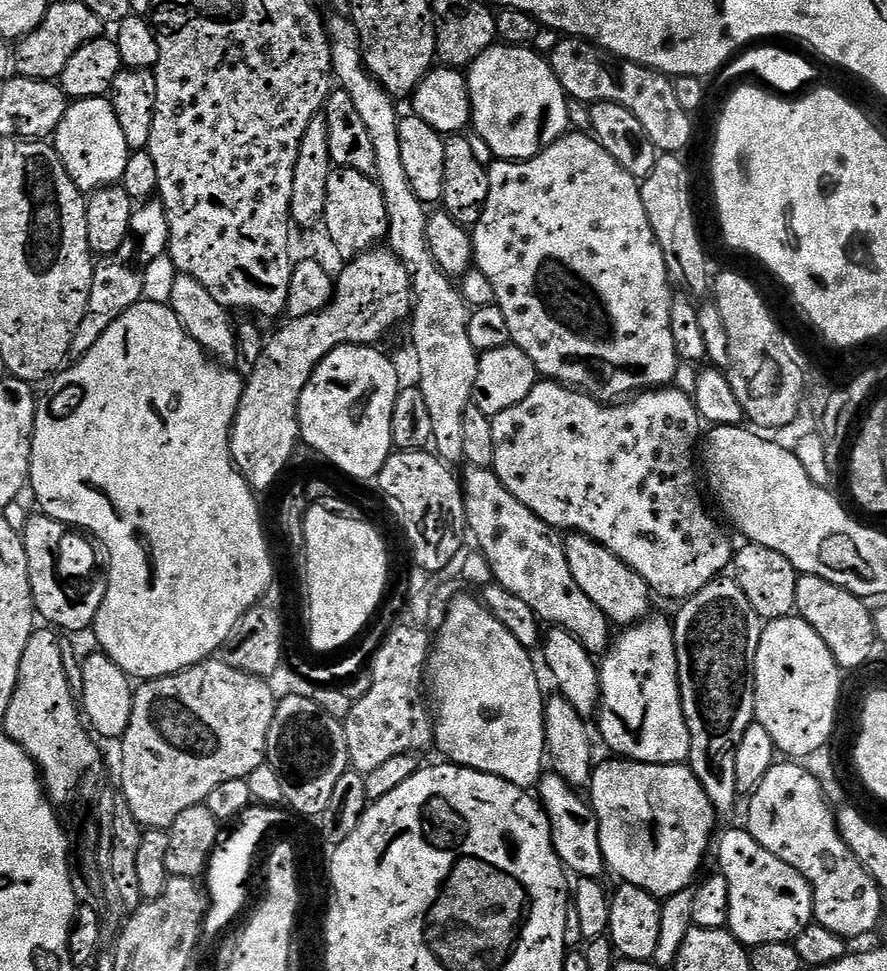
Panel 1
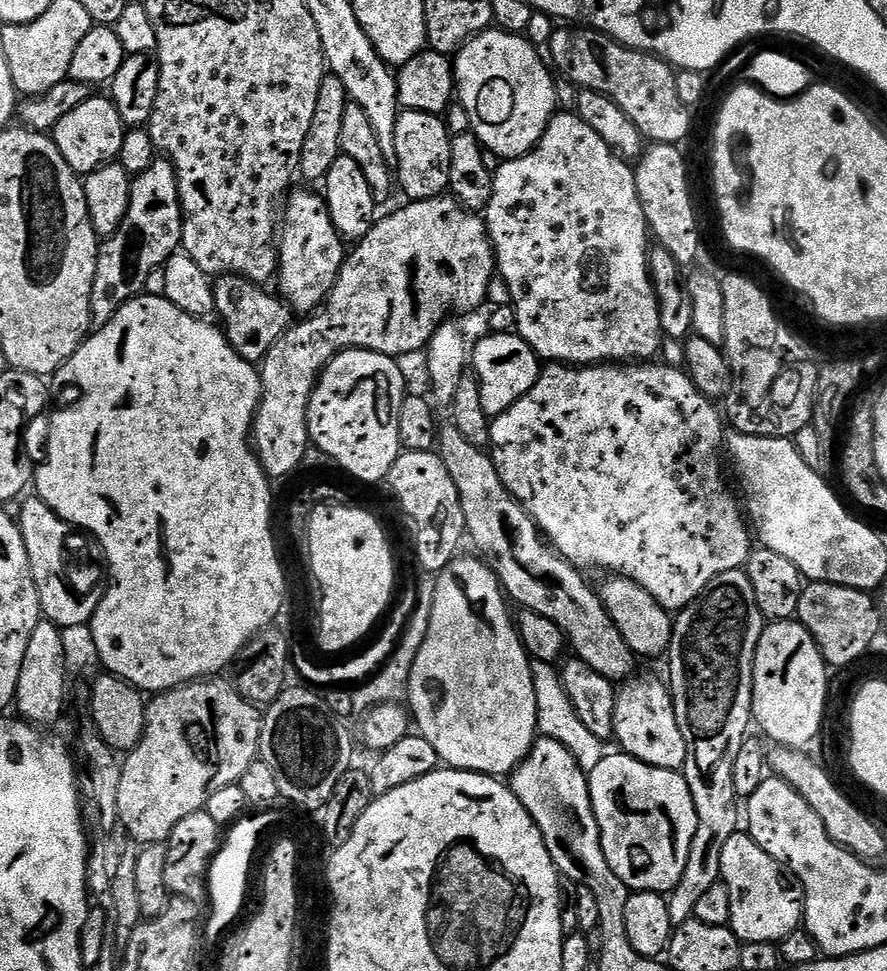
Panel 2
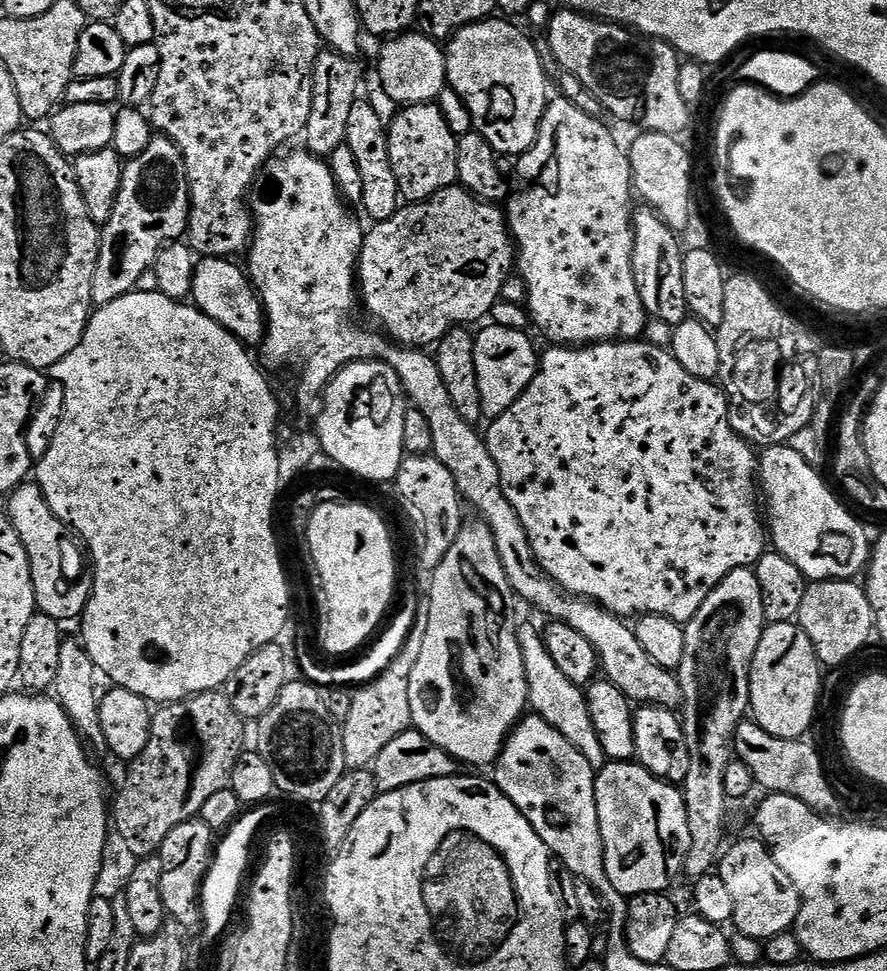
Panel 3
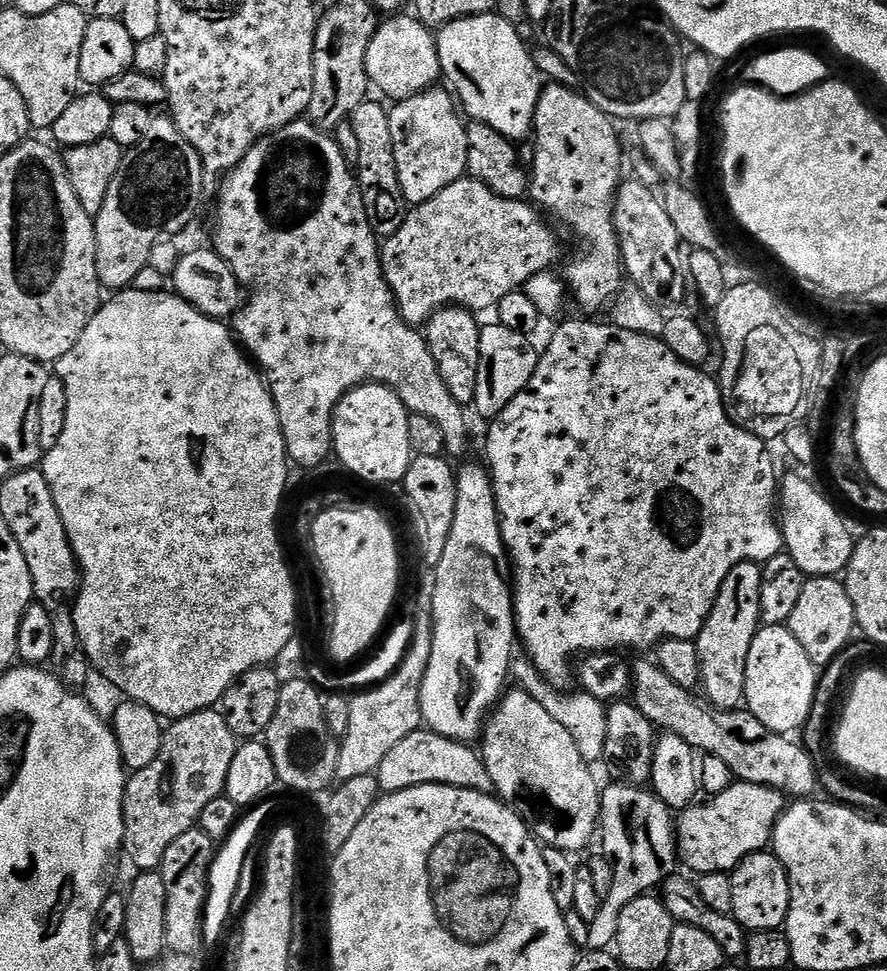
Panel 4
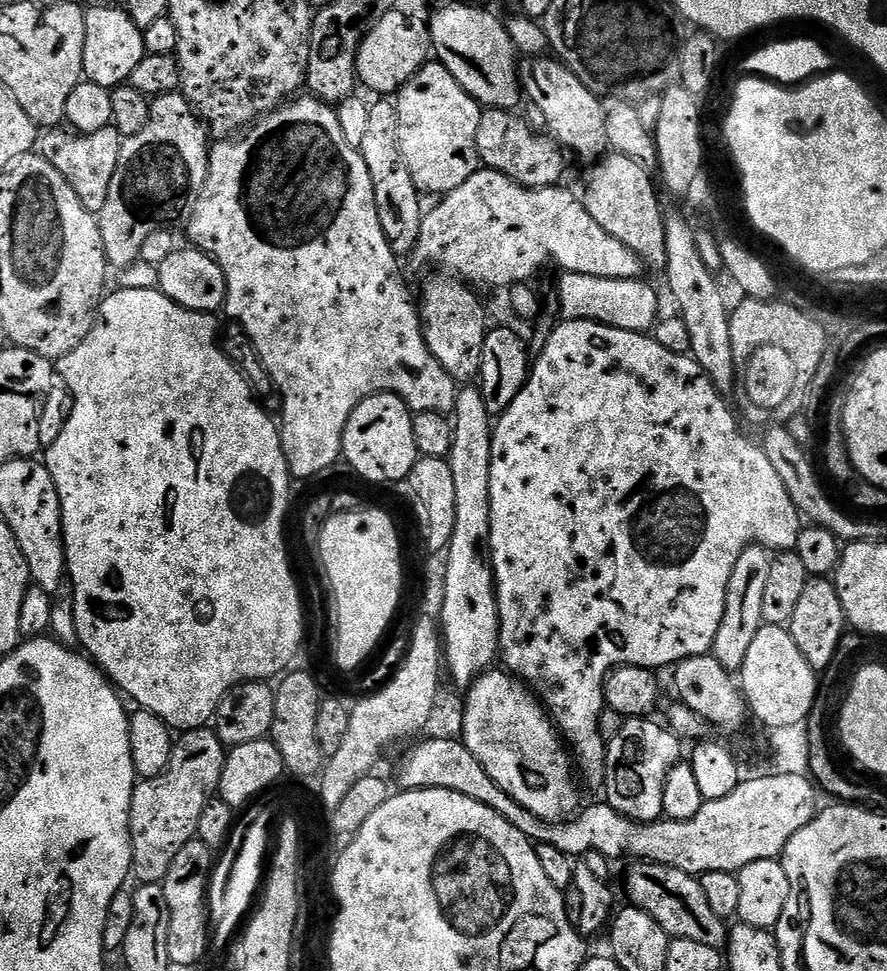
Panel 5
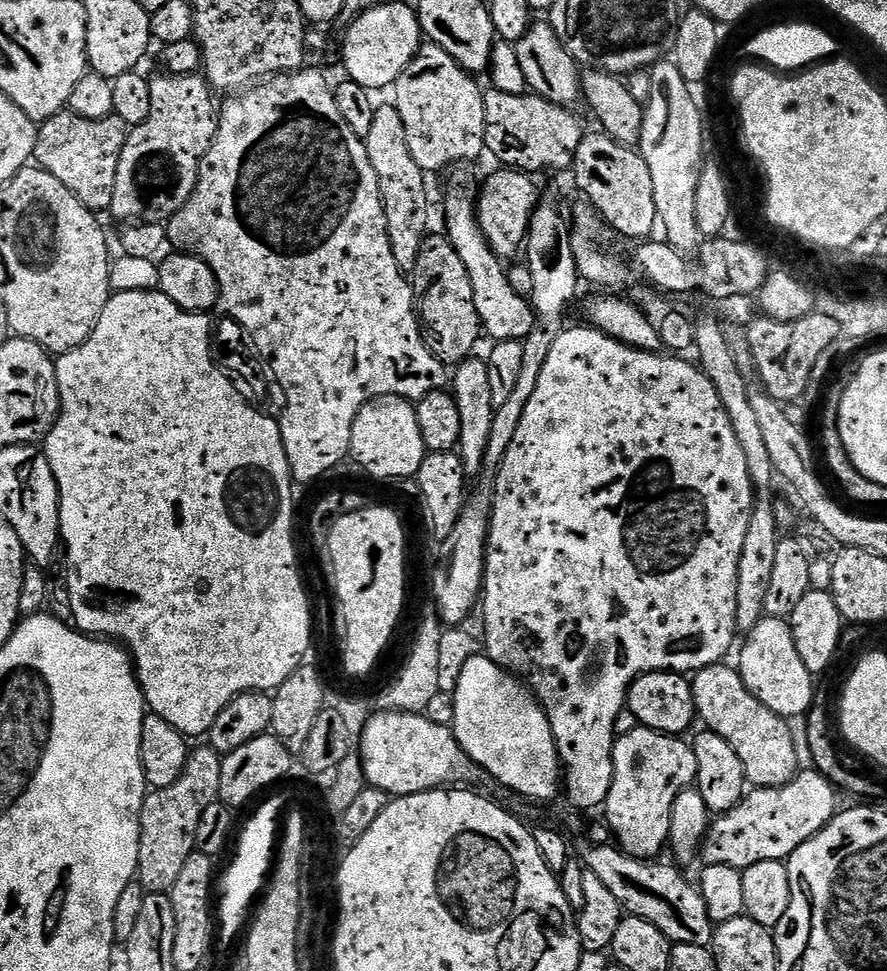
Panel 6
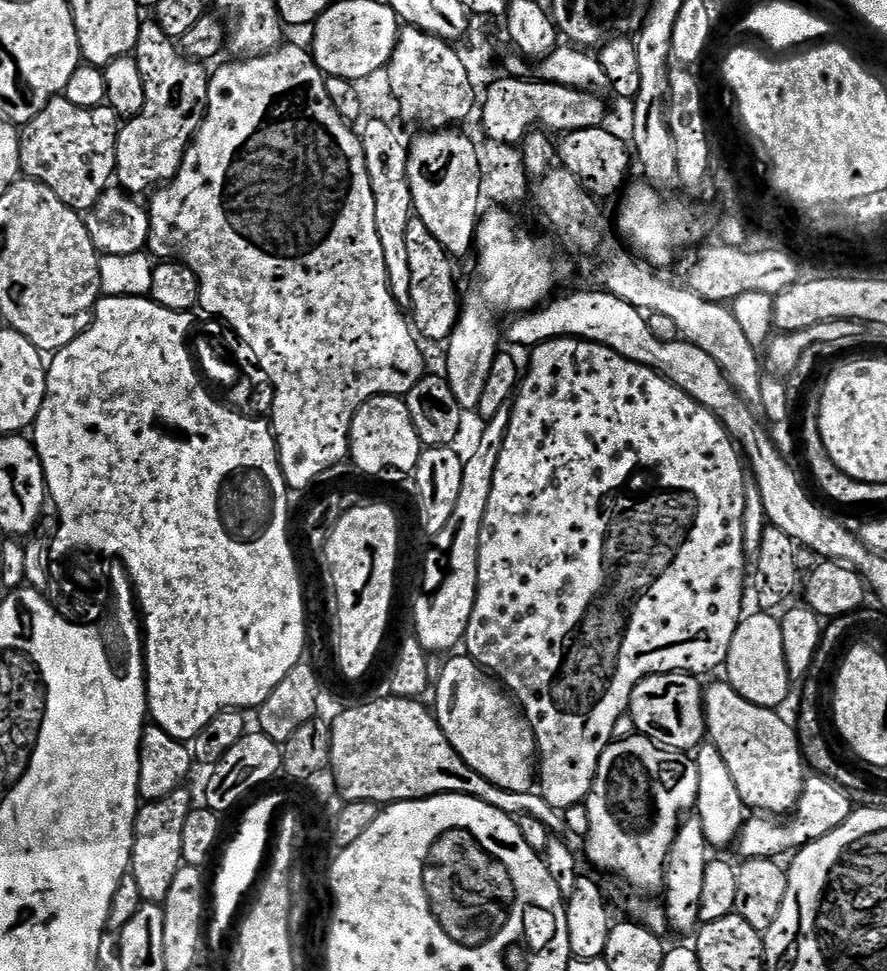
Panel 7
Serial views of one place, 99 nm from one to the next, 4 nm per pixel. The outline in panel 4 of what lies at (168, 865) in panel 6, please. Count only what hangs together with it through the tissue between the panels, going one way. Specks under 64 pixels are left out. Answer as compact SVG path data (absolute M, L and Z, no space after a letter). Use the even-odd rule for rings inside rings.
M219 710L195 712L173 720L167 725L160 757L140 772L132 772L124 785L124 847L123 851L134 860L141 872L159 869L166 850L186 830L197 827L202 810L209 802L224 795L226 774L230 774L230 762L238 747L238 737L226 726L226 718Z

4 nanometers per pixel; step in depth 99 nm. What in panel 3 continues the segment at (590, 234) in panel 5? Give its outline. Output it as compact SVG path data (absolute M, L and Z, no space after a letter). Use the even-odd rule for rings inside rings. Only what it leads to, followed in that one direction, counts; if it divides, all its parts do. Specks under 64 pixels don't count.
M462 186L444 188L437 192L435 196L428 200L409 203L401 207L399 212L395 212L389 220L379 221L375 225L373 232L369 231L364 237L364 245L360 251L360 262L358 265L358 296L362 301L362 308L365 308L374 319L377 320L379 327L395 343L405 348L415 348L424 350L429 346L440 343L441 338L449 332L453 326L472 326L475 320L480 320L491 313L493 306L501 299L500 291L503 283L508 276L513 275L514 265L518 260L518 249L514 243L513 235L510 231L508 218L503 207L487 200L480 200L474 193L467 192Z

